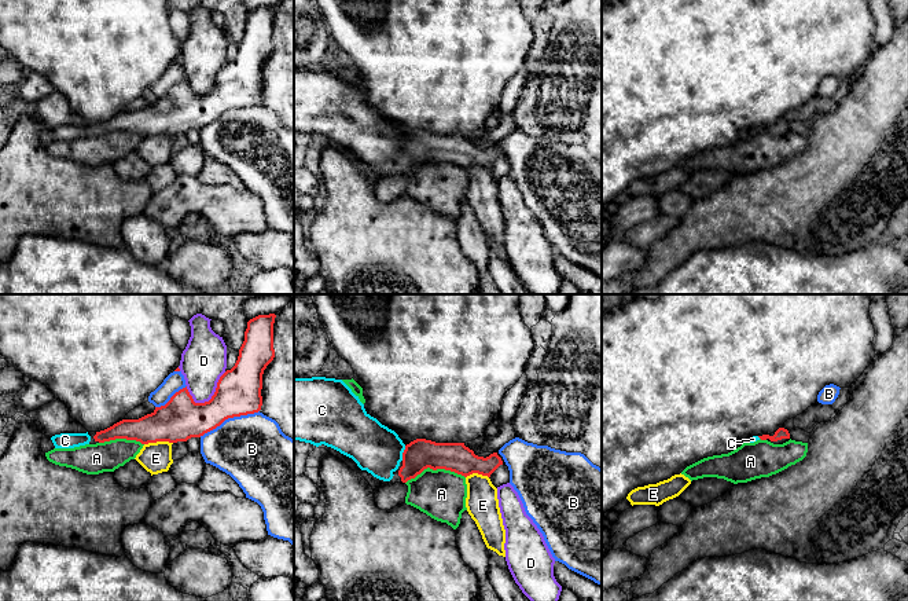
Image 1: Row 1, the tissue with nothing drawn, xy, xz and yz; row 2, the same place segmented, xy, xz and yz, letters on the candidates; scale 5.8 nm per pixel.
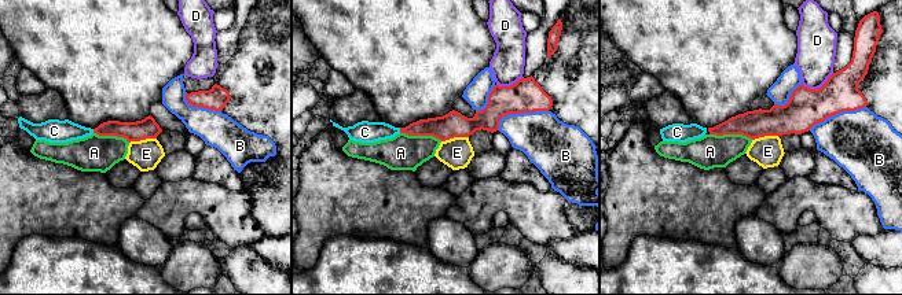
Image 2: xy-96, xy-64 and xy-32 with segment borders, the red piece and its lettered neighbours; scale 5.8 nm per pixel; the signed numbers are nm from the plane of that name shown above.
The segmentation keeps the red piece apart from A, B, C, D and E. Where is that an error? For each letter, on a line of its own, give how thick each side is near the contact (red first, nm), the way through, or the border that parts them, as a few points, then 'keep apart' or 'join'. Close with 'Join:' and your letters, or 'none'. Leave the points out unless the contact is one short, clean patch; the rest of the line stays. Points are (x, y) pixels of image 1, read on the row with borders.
A: 180 nm thick on the red side, 300 nm on the other; border along xz (464, 476), (444, 469), (425, 468), (405, 483); keep apart
B: 260 nm thick on the red side, 400 nm on the other; keep apart
C: 180 nm thick on the red side, 280 nm on the other; runs through xz (419, 454), (403, 453), (374, 447); join
D: 260 nm thick on the red side, 260 nm on the other; keep apart
E: 240 nm thick on the red side, 180 nm on the other; border along xy (172, 442), (149, 442), (144, 444); keep apart
Join: C

